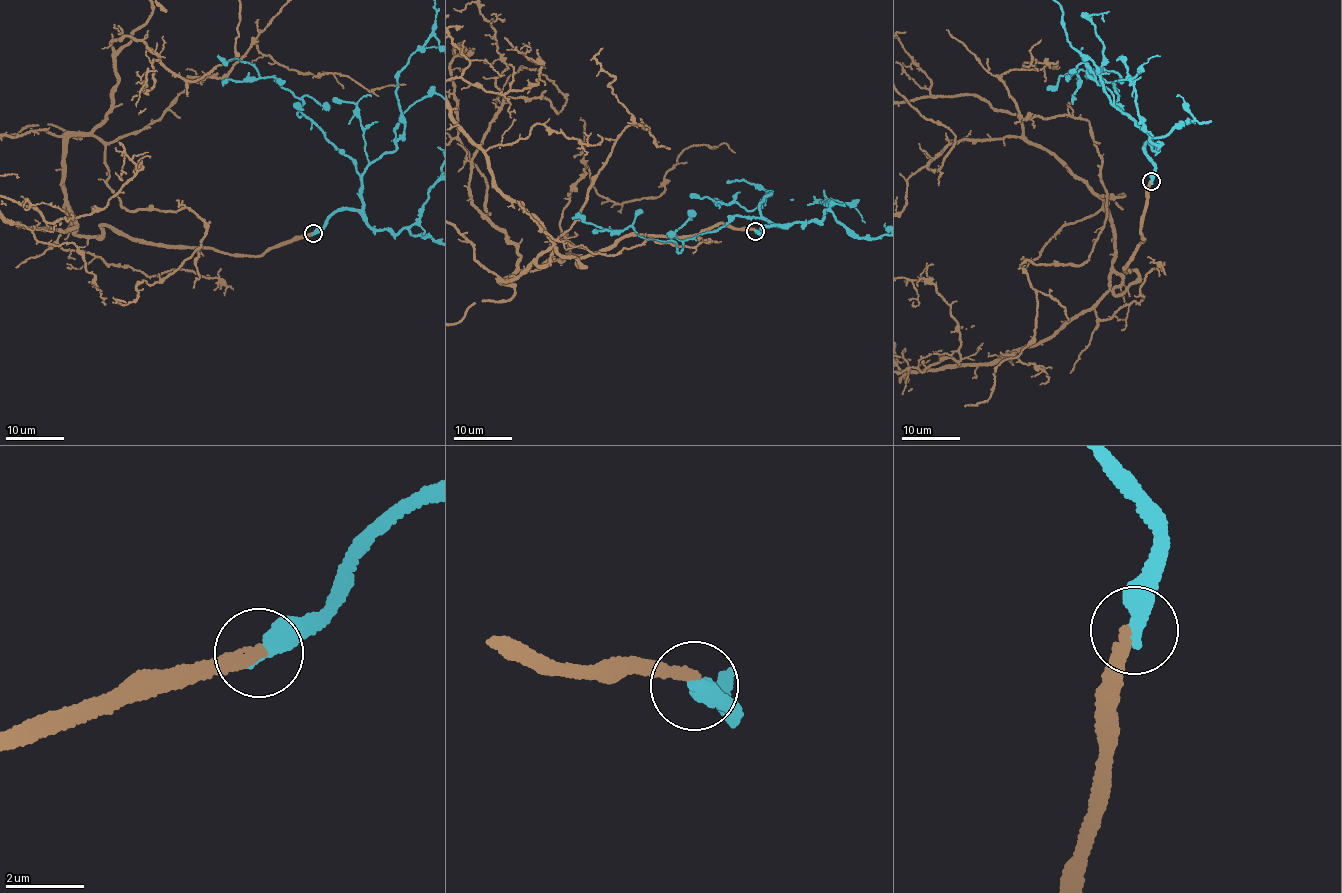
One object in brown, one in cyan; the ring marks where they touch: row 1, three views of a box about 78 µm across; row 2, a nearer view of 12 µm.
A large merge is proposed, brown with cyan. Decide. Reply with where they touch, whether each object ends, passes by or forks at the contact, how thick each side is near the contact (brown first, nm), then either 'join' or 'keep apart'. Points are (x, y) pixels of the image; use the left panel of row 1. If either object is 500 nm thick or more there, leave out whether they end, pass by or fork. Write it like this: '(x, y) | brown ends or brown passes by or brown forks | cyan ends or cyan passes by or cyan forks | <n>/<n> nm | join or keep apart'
(313, 233) | brown ends | cyan ends | 300/440 nm | keep apart

